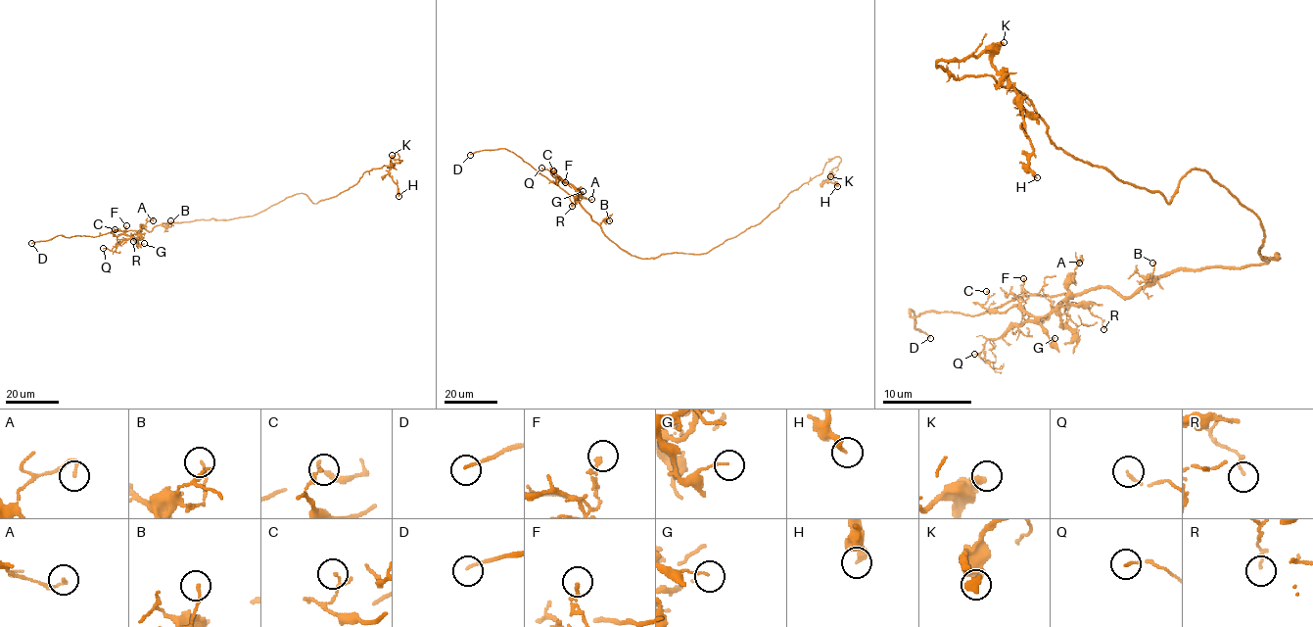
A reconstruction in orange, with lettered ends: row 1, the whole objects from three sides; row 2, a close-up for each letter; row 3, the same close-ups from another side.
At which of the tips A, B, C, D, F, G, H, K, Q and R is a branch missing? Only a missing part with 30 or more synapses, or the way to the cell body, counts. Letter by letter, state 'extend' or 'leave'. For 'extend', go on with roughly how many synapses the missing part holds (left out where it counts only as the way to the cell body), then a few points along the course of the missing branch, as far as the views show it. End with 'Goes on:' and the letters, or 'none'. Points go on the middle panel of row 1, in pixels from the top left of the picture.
A: leave
B: leave
C: leave
D: extend | (470, 155), (454, 164), (443, 177), (445, 179)
F: leave
G: leave
H: leave
K: leave
Q: leave
R: leave
Goes on: D

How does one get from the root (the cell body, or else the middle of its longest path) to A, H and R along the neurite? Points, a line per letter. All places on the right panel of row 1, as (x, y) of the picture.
A: (1261, 245), (1261, 258), (1277, 258), (1173, 269), (1133, 296), (1075, 293), (1079, 263)
H: (1261, 245), (1203, 168), (1168, 202), (941, 60), (990, 55), (1037, 177)
R: (1261, 245), (1277, 258), (1066, 303), (1066, 320), (1079, 303), (1103, 329)

